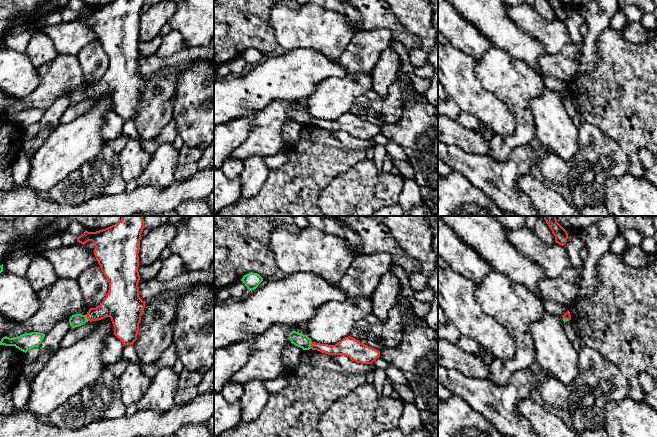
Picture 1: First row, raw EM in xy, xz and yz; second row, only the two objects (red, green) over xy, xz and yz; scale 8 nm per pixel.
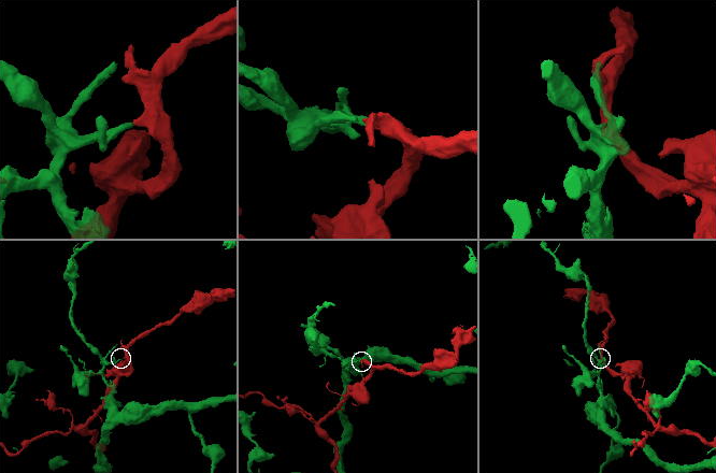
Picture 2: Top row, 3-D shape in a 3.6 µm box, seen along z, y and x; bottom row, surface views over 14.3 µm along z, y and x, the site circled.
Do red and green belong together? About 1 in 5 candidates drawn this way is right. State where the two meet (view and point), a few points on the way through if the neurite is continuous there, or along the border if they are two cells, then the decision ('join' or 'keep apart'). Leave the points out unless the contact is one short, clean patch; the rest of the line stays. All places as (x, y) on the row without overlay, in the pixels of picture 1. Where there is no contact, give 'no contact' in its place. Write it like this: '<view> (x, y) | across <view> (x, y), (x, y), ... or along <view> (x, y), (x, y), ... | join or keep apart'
xz (311, 121) | along xz (312, 118), (310, 124) | keep apart

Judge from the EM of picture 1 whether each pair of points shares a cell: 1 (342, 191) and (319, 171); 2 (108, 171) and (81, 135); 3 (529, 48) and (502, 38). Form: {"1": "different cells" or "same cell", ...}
{"1": "different cells", "2": "different cells", "3": "same cell"}

